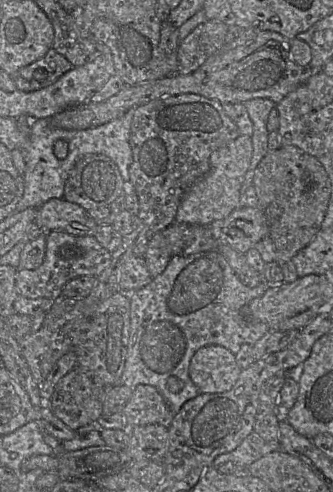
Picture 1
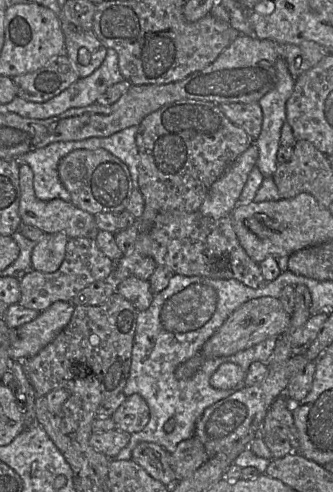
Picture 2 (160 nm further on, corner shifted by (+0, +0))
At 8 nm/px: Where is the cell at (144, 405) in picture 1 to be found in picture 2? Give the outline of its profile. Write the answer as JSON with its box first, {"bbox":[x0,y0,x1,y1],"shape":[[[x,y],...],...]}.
{"bbox":[111,393,150,433],"shape":[[[138,393],[126,397],[125,401],[111,415],[116,430],[134,433],[141,431],[150,419],[146,400]]]}

